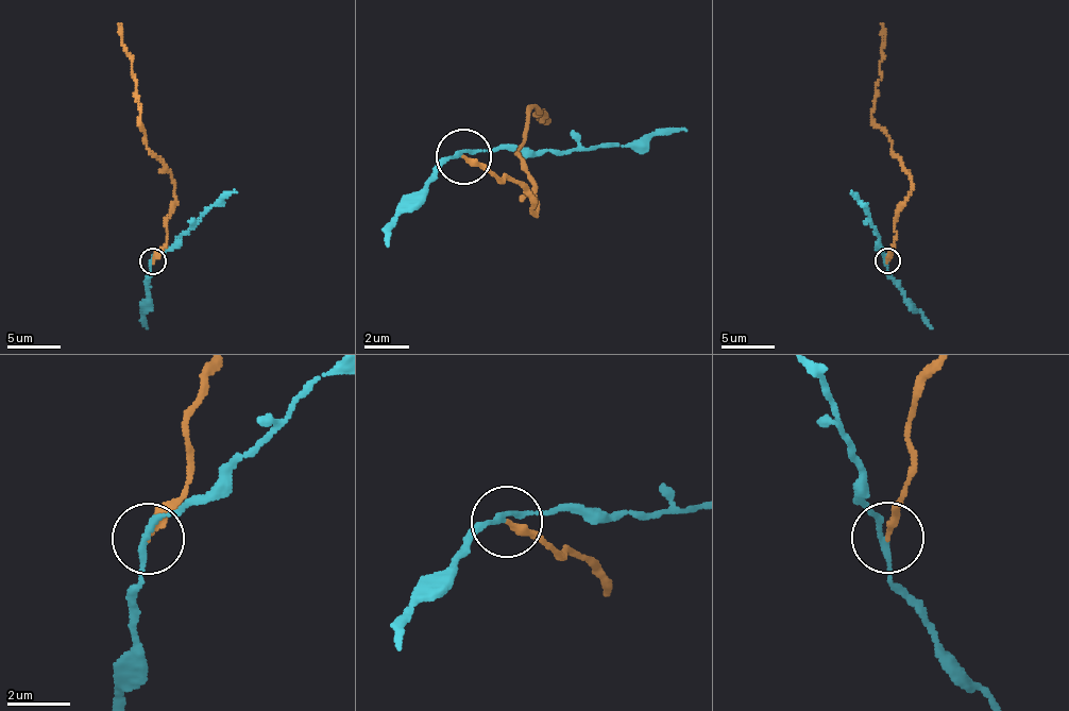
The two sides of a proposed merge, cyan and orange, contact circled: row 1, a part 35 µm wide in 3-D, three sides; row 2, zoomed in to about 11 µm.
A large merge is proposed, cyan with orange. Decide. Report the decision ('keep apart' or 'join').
keep apart

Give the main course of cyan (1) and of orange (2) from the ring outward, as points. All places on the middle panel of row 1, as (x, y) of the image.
1: (459, 155), (496, 149), (627, 147), (688, 130)
2: (464, 155), (496, 176), (512, 174), (540, 212), (538, 188), (515, 153), (533, 107), (546, 120), (543, 106)

